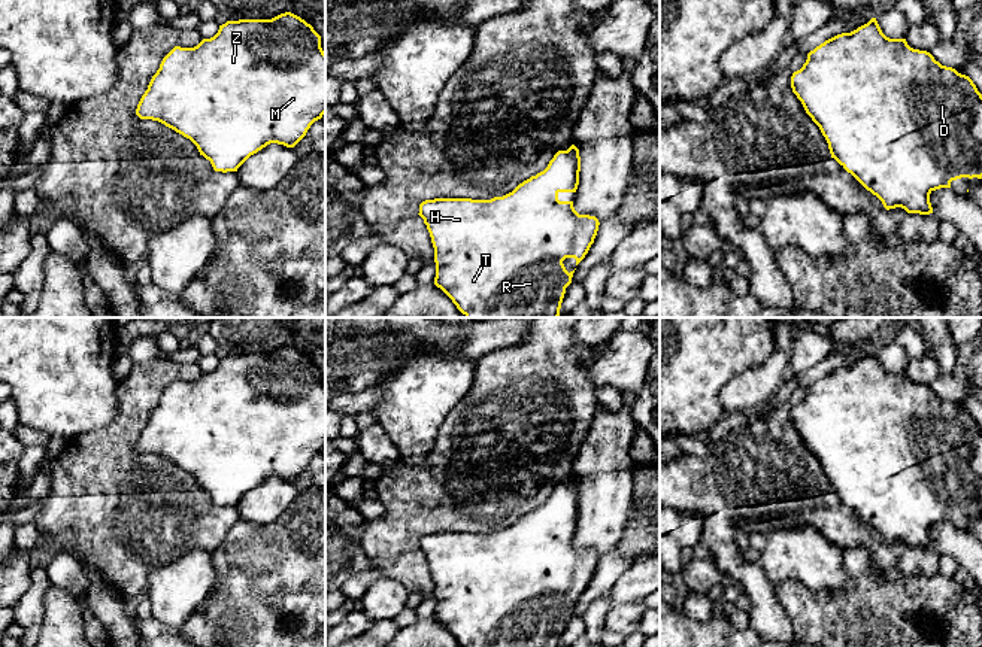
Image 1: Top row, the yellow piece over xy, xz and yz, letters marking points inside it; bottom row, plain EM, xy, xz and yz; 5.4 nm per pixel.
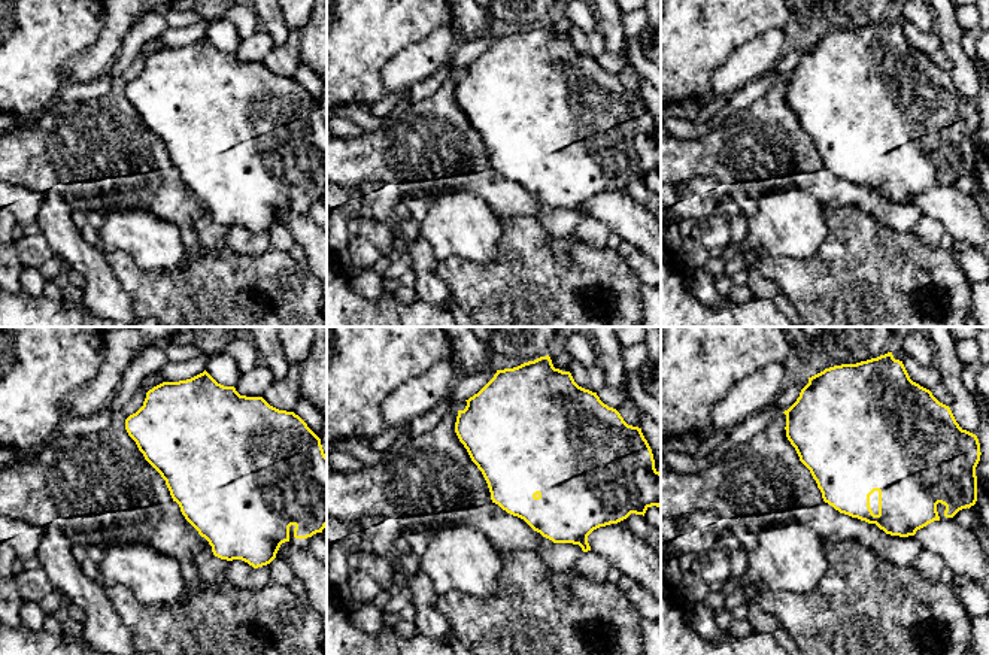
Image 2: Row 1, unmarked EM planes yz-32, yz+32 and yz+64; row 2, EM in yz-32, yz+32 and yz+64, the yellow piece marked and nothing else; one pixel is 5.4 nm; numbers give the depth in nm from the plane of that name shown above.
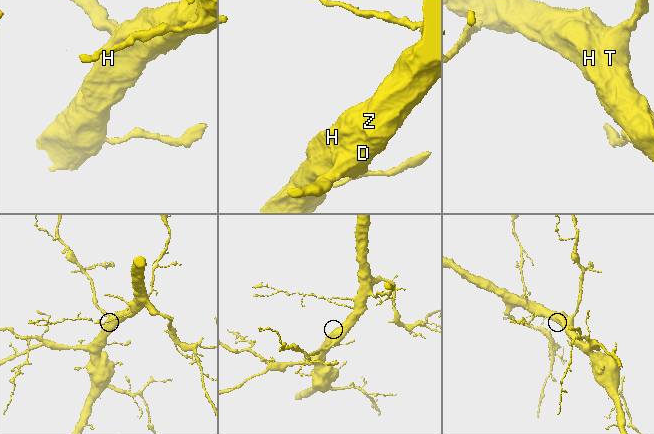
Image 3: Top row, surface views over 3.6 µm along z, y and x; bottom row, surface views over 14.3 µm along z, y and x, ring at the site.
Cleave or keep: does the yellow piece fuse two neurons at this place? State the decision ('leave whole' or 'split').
leave whole

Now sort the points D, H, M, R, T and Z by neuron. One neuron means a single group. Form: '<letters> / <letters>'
D H M R T Z

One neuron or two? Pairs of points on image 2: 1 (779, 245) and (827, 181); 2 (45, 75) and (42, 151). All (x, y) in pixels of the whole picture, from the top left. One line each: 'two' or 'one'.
1: two
2: two

